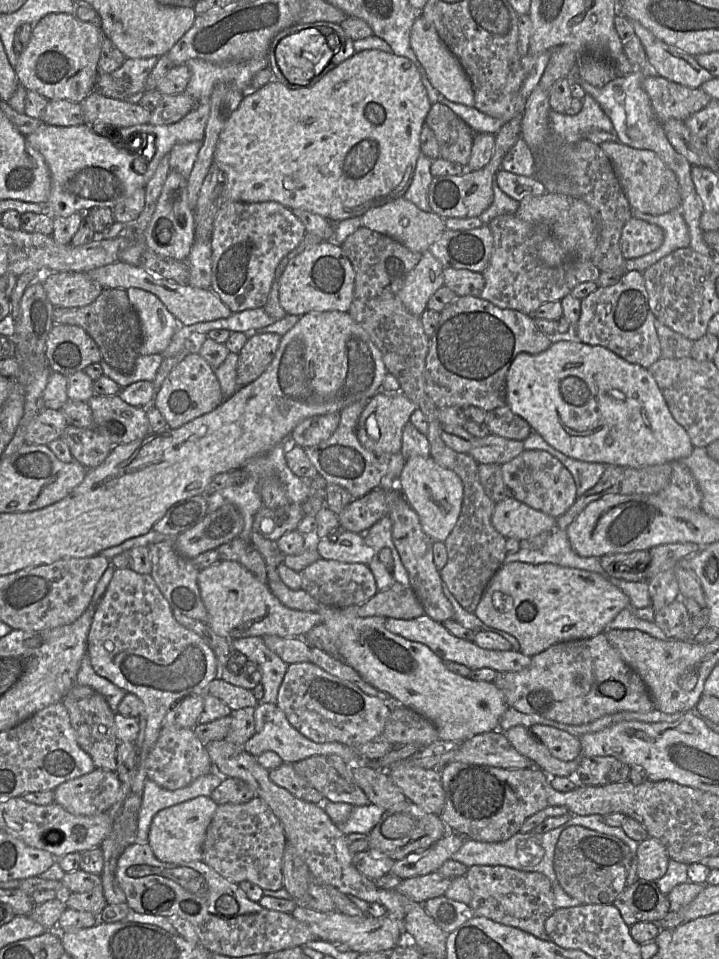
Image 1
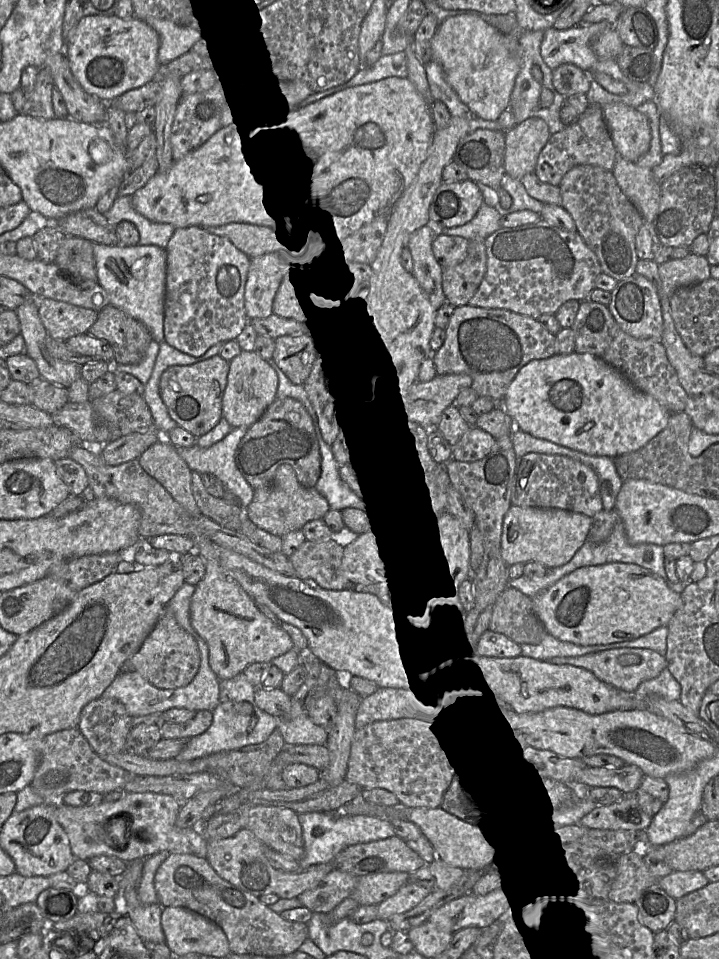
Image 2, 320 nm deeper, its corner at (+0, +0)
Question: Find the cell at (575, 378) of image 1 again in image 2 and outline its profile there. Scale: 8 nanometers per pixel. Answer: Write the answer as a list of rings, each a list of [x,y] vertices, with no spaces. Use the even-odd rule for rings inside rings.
[[[578,352],[528,362],[508,386],[501,407],[513,419],[516,429],[590,456],[612,459],[644,447],[667,426],[671,415],[656,399],[635,388],[614,367],[592,354]]]

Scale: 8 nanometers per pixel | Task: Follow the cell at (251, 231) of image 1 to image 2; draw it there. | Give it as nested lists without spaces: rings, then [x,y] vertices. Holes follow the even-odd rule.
[[[279,254],[251,258],[244,293],[248,320],[273,314],[274,298],[291,271]]]

